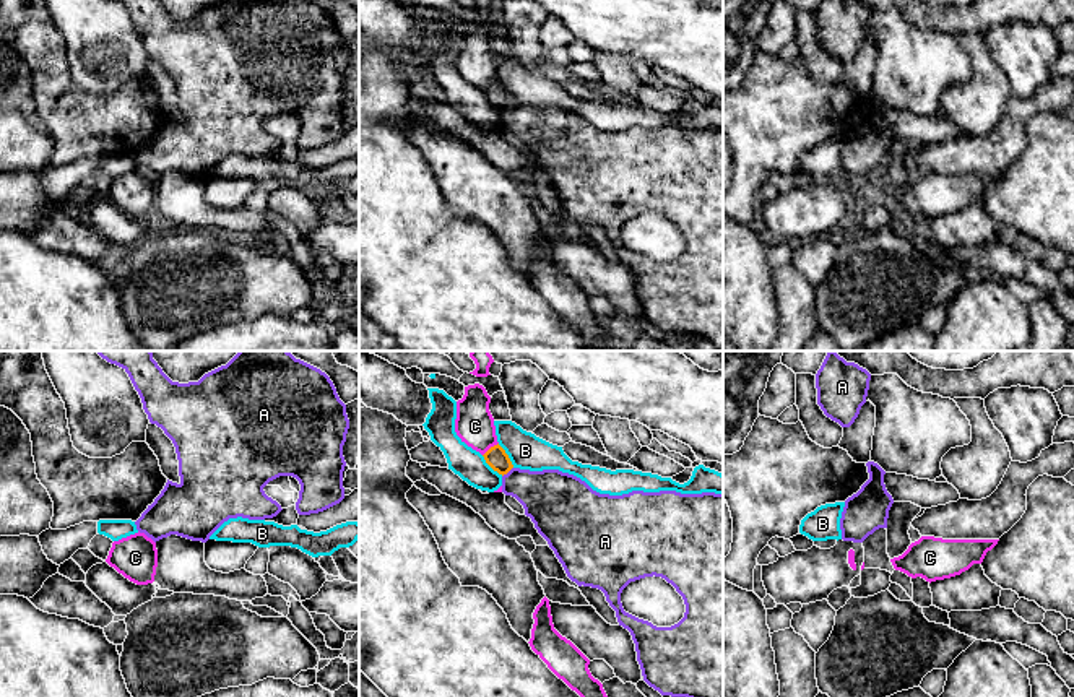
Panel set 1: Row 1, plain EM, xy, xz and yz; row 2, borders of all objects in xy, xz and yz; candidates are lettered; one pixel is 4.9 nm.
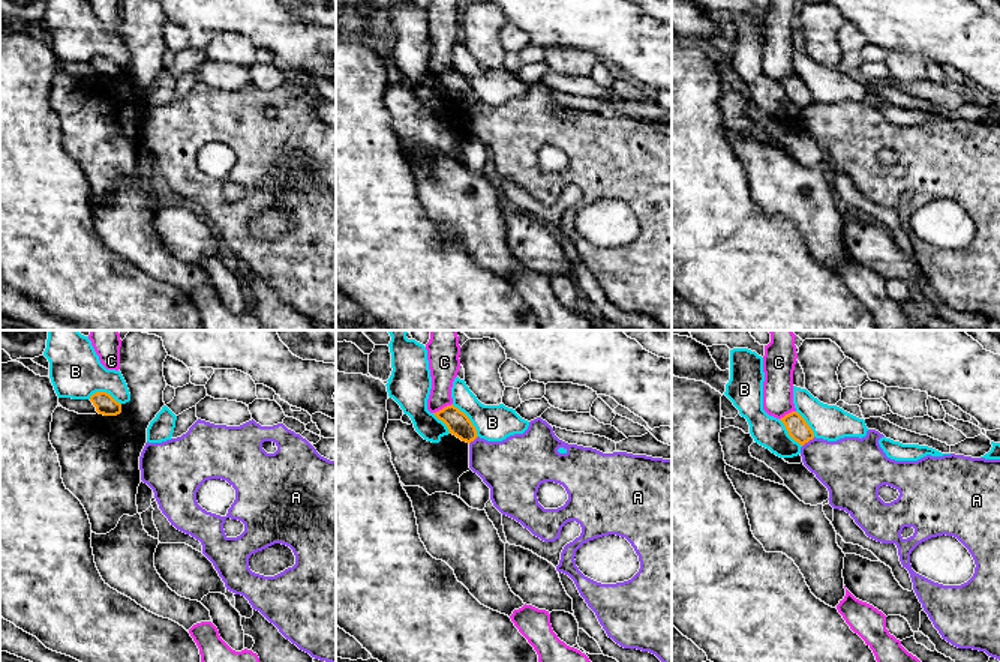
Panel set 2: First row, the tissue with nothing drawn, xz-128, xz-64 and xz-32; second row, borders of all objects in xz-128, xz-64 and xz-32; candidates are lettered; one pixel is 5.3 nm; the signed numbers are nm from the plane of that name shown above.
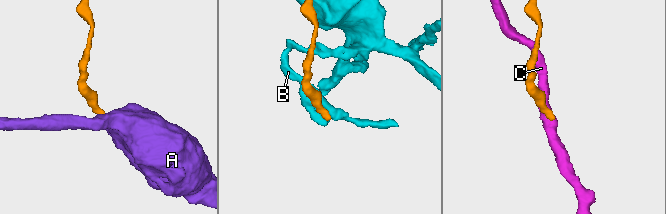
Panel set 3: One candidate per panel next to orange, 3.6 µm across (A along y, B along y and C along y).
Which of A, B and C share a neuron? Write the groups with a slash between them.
A / B / C

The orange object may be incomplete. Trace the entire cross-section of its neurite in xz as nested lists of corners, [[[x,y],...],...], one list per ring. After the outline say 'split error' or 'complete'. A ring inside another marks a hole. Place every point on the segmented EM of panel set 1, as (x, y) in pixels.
[[[499,444],[491,447],[483,457],[486,463],[502,476],[513,468],[509,455]]]; complete

